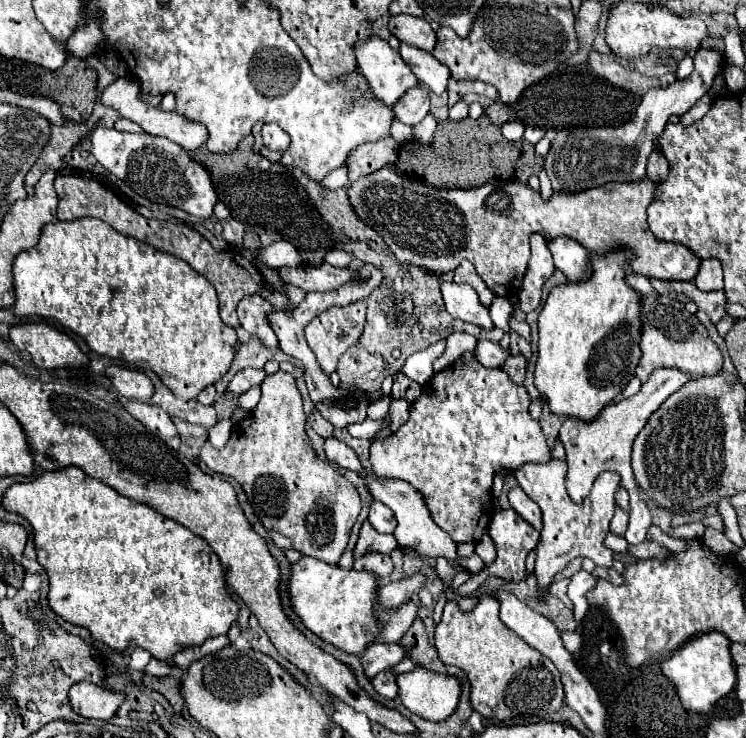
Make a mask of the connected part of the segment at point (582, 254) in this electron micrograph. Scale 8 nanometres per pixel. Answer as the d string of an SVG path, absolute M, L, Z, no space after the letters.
M557 237L549 241L547 247L553 255L555 267L563 271L567 281L581 281L589 275L589 251L581 243L569 237Z

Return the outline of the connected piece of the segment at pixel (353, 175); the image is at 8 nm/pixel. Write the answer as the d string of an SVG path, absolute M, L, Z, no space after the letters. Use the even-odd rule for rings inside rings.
M381 139L377 143L361 145L347 159L349 179L355 183L373 171L379 171L381 167L393 167L397 163L397 151L399 143L395 139Z

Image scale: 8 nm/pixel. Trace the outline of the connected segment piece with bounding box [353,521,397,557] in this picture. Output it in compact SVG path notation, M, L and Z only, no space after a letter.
M365 521L363 527L361 527L361 533L359 533L359 539L357 539L357 545L355 545L353 553L355 553L355 557L365 555L369 551L377 551L377 553L389 555L395 547L397 547L397 541L395 541L393 535L377 533L373 529L373 525L369 521Z

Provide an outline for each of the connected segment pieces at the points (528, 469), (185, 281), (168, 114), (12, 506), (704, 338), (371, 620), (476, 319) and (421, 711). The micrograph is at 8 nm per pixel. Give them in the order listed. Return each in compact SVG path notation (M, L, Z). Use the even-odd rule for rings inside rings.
M551 459L549 463L527 463L519 467L515 473L515 479L521 489L525 489L531 499L541 507L543 511L543 529L541 529L541 539L535 547L535 577L541 589L547 589L555 577L555 573L563 571L563 567L573 559L573 557L591 557L597 567L611 567L613 561L613 551L605 547L605 537L609 533L609 521L613 517L615 509L615 491L621 483L617 473L605 471L601 473L589 497L579 505L569 499L567 487L565 487L565 461Z
M95 217L45 225L39 243L15 257L13 277L17 293L13 305L15 315L53 317L63 327L81 335L91 351L111 359L123 359L135 369L155 371L179 399L197 399L207 385L219 381L231 367L237 333L221 321L213 285L183 259L127 237Z
M125 76L117 79L113 85L109 85L103 95L101 95L101 101L113 109L117 109L121 113L121 117L125 119L131 119L133 123L137 123L139 127L143 127L145 133L149 135L161 135L161 137L167 137L169 141L181 145L183 149L187 151L195 151L199 149L205 139L209 137L209 133L205 131L205 127L193 119L185 119L185 115L179 115L177 111L163 111L159 107L151 107L147 103L143 103L140 97L140 86L132 77Z
M71 465L71 467L61 469L61 471L43 473L41 477L37 477L31 483L15 483L15 485L11 485L9 491L5 493L5 509L19 513L33 527L33 533L35 533L33 535L33 541L35 541L35 549L37 549L37 559L45 567L45 571L49 575L49 587L51 587L49 589L49 605L51 605L51 609L57 615L61 615L65 621L89 629L91 631L91 637L95 641L101 641L101 643L109 645L111 649L123 651L127 647L141 647L141 649L149 651L155 659L171 661L185 647L203 645L209 637L227 635L229 627L239 617L239 605L231 599L231 595L227 591L225 571L221 567L221 561L217 559L217 555L209 547L209 543L205 543L205 539L193 535L187 527L181 527L173 519L165 519L163 515L159 515L157 511L153 511L149 505L137 503L137 501L133 501L133 499L117 493L115 489L111 489L107 483L85 475L79 467L73 467Z
M645 295L641 321L645 325L643 337L641 337L643 357L635 369L635 375L639 377L641 383L645 383L657 367L677 367L679 371L685 371L687 375L693 375L693 377L717 375L721 371L723 355L719 347L713 343L705 325L701 325L699 319L683 307L683 303L669 299L667 295L661 295L659 299Z
M303 557L297 561L289 579L291 601L303 625L323 641L345 653L357 655L367 651L381 633L377 619L377 587L377 575L369 575L369 571L341 569L313 557Z
M441 281L441 293L447 307L447 313L453 319L461 319L473 325L479 325L481 329L491 329L491 317L489 311L479 303L477 293L469 285L455 285L453 281Z
M417 667L397 677L399 699L411 711L429 721L445 721L457 709L461 681L451 675Z

